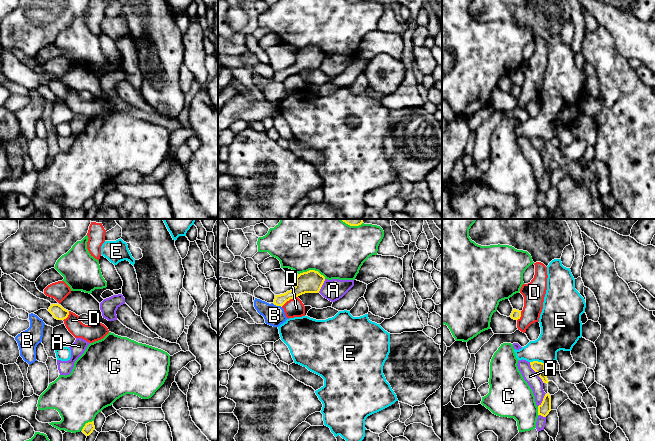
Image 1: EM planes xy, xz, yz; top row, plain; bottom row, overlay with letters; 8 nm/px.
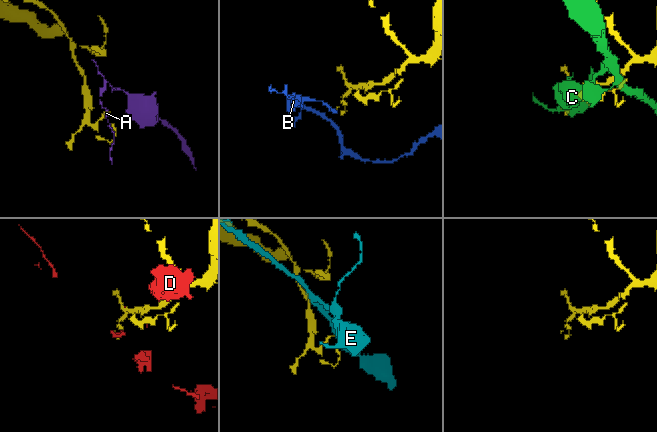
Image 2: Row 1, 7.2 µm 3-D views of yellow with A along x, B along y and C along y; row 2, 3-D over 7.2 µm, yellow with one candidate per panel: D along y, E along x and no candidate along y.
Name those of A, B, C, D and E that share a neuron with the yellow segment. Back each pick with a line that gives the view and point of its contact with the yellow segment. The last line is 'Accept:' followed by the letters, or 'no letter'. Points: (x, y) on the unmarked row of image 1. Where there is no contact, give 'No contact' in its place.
Accept: no letter

